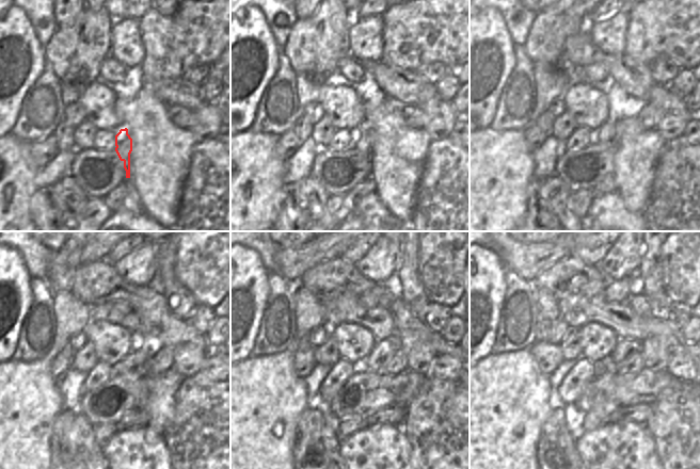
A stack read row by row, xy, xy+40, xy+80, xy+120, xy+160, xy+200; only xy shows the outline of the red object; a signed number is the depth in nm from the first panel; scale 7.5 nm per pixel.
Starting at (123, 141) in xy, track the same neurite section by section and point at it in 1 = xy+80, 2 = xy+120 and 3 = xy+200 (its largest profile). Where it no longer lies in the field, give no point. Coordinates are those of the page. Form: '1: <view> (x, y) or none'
1: xy+80 (606, 133)
2: xy+120 (136, 362)
3: xy+200 (625, 348)

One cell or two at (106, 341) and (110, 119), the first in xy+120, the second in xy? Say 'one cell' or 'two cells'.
one cell

